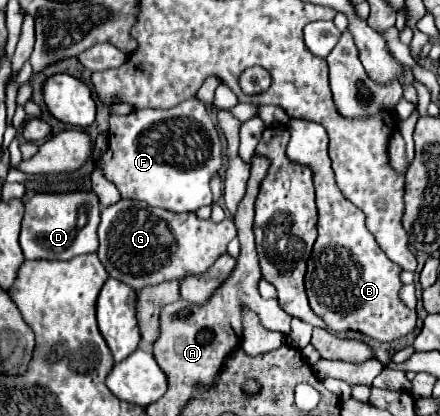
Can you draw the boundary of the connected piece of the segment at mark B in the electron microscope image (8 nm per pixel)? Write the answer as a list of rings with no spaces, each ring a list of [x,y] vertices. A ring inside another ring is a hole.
[[[290,119],[290,143],[286,155],[294,163],[304,163],[314,171],[318,205],[318,239],[308,259],[306,295],[312,311],[330,331],[360,331],[376,341],[394,341],[408,335],[416,325],[416,311],[402,305],[398,289],[400,267],[392,263],[378,247],[364,225],[364,213],[350,203],[336,187],[328,157],[328,135],[322,125]]]

